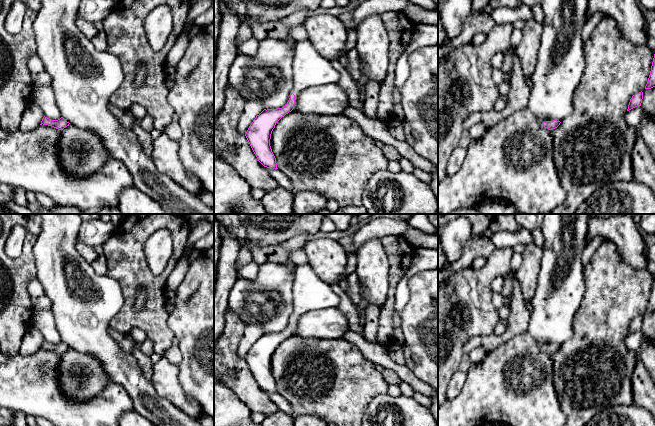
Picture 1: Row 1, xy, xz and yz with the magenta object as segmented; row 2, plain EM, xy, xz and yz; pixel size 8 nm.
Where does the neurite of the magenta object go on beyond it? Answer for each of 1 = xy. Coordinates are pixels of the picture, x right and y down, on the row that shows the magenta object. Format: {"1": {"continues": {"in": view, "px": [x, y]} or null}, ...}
{"1": {"continues": null}}

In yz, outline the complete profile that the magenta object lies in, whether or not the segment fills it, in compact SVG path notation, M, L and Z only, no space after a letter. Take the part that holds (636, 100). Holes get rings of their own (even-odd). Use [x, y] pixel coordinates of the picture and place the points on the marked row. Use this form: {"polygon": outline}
{"polygon": "M642 91L633 95L632 98L630 99L627 111L629 111L637 106L641 106L642 99L643 99Z"}

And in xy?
{"polygon": "M44 116L40 125L42 124L52 126L58 130L63 130L65 127L69 126L70 123L67 122L63 117L58 120L51 120Z"}

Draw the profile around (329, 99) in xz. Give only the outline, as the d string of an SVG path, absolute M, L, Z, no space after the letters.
M338 83L312 86L295 96L294 109L305 115L334 116L350 106L345 91Z

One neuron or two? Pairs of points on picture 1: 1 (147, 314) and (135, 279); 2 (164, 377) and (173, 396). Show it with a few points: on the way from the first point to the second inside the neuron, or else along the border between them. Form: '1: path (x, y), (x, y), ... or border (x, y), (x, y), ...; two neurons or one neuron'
1: path (150, 304), (150, 289), (145, 284); one neuron
2: path (166, 382), (172, 391); one neuron

